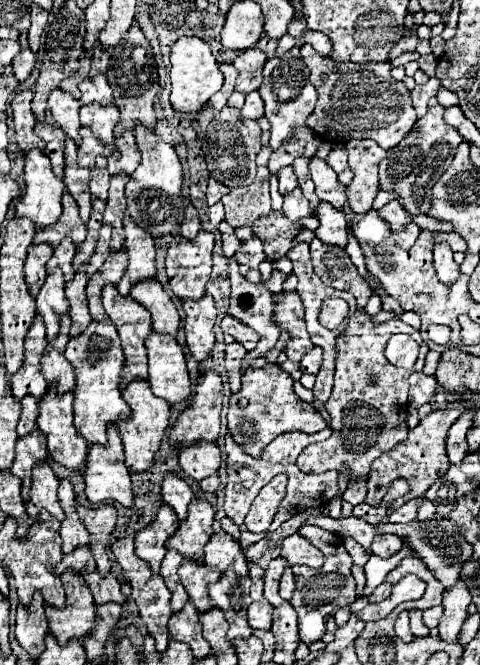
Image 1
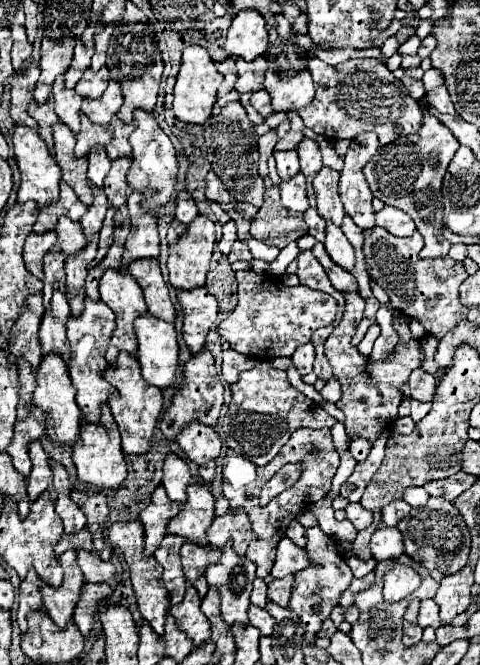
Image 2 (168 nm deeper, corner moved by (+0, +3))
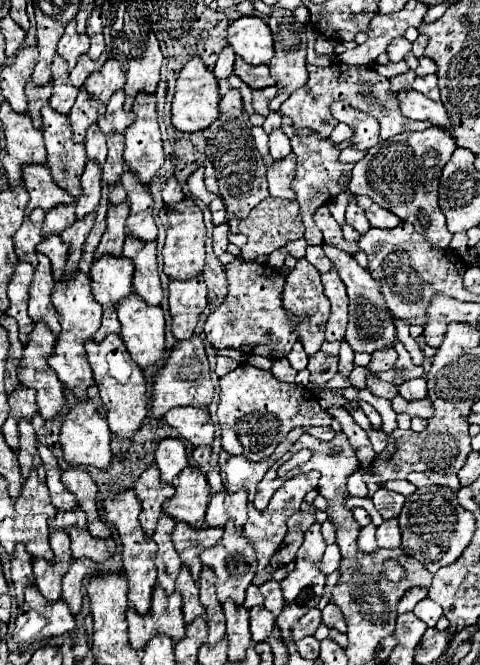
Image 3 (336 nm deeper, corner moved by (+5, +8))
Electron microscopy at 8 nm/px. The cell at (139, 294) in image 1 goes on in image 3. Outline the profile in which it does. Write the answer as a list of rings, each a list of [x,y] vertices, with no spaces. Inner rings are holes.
[[[127,236],[123,246],[123,256],[135,264],[133,292],[137,292],[141,300],[145,300],[151,306],[159,306],[163,300],[155,254],[157,254],[155,242],[141,242],[133,236]]]

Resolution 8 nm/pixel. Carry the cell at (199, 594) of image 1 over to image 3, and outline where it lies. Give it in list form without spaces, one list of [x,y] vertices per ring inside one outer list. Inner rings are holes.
[[[177,524],[173,530],[173,544],[175,550],[183,562],[183,566],[189,568],[191,576],[195,582],[199,582],[199,572],[201,572],[201,560],[199,554],[205,548],[215,546],[221,540],[221,528],[189,528],[189,524]]]

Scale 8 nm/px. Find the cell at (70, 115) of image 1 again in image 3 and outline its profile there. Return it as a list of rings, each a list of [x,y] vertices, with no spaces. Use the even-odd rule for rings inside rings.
[[[55,56],[51,70],[53,70],[53,94],[49,98],[49,104],[57,112],[67,114],[71,110],[71,106],[73,106],[79,90],[73,84],[69,84],[67,64],[59,56]]]

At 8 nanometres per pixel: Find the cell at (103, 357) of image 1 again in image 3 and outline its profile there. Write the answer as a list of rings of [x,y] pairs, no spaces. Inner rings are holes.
[[[77,272],[77,276],[73,276],[71,280],[63,278],[63,282],[57,282],[51,302],[59,314],[61,336],[55,344],[55,352],[49,358],[49,366],[57,372],[57,378],[65,384],[65,388],[69,388],[75,394],[77,400],[87,400],[87,388],[93,384],[93,372],[85,356],[85,344],[93,340],[95,332],[99,330],[103,308],[93,298],[91,282],[83,272]]]

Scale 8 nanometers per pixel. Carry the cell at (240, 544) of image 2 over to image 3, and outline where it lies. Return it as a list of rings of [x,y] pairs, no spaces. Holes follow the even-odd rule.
[[[223,490],[211,496],[205,514],[205,524],[211,528],[223,528],[229,520],[235,522],[237,530],[243,528],[247,520],[247,490],[239,490],[235,494]]]

